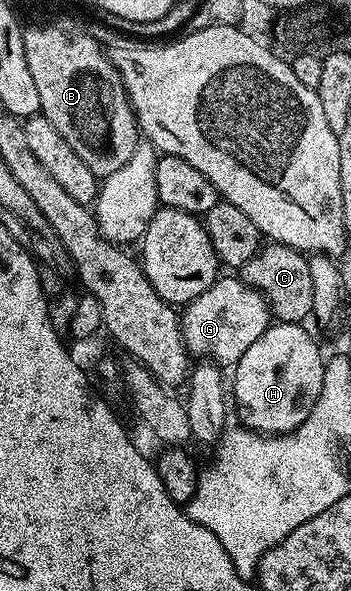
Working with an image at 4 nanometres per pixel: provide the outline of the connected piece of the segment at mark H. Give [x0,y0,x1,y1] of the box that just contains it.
[231,321,326,434]

